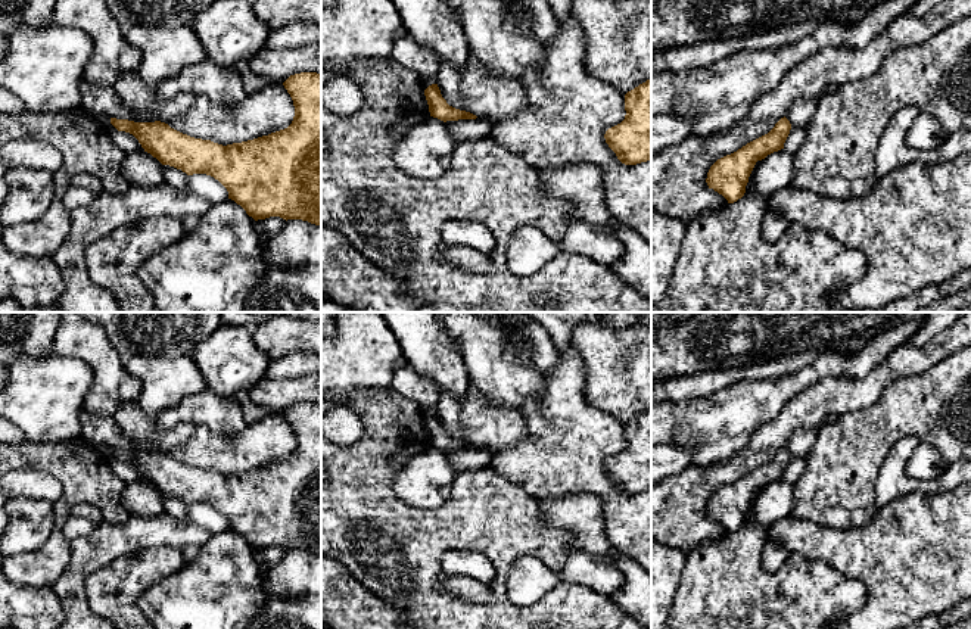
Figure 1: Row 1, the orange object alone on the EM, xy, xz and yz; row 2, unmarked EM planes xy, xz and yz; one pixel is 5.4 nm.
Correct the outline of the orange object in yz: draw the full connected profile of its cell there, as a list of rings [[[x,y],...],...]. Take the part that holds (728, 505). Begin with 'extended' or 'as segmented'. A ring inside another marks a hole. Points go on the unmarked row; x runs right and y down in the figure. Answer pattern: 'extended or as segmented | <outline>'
as segmented | [[[784,446],[765,465],[747,473],[737,482],[718,489],[709,499],[706,513],[722,524],[728,533],[734,533],[746,523],[749,507],[757,491],[784,479],[791,454]]]

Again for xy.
as segmented | [[[295,404],[290,405],[283,415],[290,424],[295,436],[292,454],[284,460],[242,473],[222,476],[211,470],[194,468],[161,451],[134,452],[111,448],[111,454],[118,461],[133,464],[144,482],[150,483],[162,495],[181,499],[187,505],[206,504],[218,510],[227,519],[228,529],[240,535],[255,551],[280,547],[286,551],[302,549],[321,555],[321,404]]]

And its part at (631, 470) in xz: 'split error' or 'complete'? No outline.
complete

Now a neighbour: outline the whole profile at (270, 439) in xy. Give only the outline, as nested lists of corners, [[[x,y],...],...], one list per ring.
[[[270,412],[236,435],[217,435],[196,426],[193,436],[168,455],[194,468],[227,476],[287,458],[295,436],[283,414]]]

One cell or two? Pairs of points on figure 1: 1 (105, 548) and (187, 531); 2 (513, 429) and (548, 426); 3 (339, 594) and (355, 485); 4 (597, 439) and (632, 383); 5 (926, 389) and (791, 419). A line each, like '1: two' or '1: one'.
1: one
2: two
3: two
4: two
5: two

